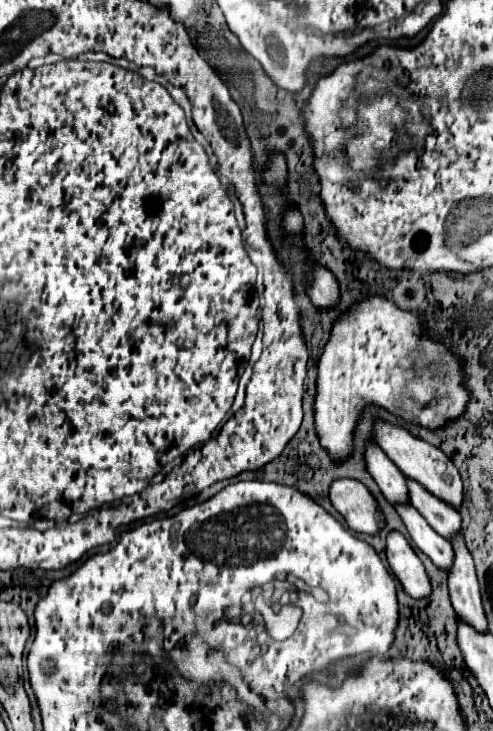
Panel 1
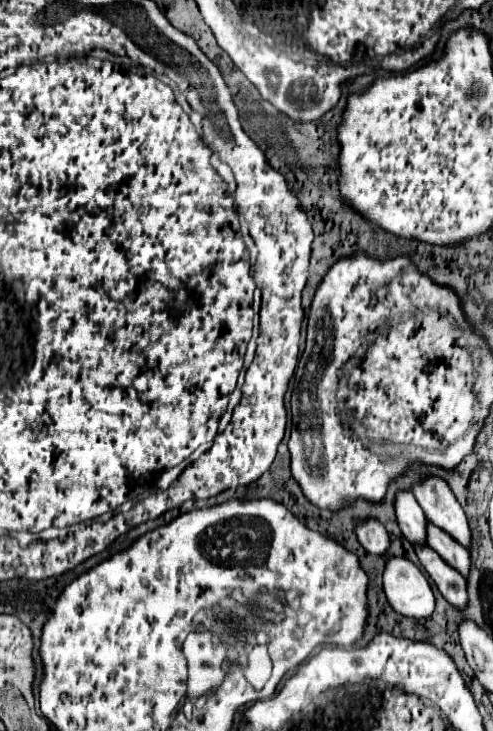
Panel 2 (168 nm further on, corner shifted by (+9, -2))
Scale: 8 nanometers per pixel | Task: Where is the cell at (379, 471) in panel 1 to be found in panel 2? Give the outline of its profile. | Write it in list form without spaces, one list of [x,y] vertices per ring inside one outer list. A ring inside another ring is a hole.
[[[398,493],[396,497],[396,517],[404,537],[410,543],[426,545],[426,515],[416,503],[412,493]]]

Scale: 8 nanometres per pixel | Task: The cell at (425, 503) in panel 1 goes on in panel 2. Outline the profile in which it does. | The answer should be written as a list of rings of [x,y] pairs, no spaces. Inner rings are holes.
[[[428,523],[428,545],[450,565],[454,567],[464,579],[470,575],[470,553],[464,547],[458,547],[454,539],[450,539],[442,529]]]

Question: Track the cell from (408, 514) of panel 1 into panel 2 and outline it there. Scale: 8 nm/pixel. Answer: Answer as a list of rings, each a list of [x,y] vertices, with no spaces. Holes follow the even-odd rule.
[[[414,547],[414,549],[416,549],[420,563],[424,565],[428,575],[436,583],[438,591],[442,593],[442,597],[458,611],[464,611],[468,607],[466,579],[462,579],[462,575],[458,575],[458,571],[448,567],[448,563],[442,563],[440,555],[434,549],[430,549],[430,547]]]

